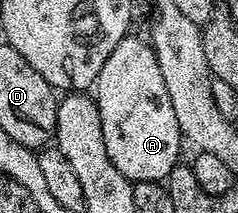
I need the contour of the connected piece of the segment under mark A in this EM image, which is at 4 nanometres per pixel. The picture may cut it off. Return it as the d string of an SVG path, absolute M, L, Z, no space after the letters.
M134 36L123 38L121 44L117 44L117 48L113 48L113 52L109 52L109 60L105 60L105 68L101 68L99 79L95 81L93 97L97 108L101 112L101 132L105 132L105 152L109 152L109 160L113 160L117 172L121 172L121 176L128 178L131 183L140 182L141 180L149 180L150 182L163 182L166 180L169 172L173 172L173 168L180 165L181 162L181 158L179 158L181 135L177 124L177 116L173 112L173 104L169 100L169 92L165 89L165 80L161 77L161 64L157 64L157 56L153 52L150 41L143 39L142 42L141 39L134 38Z

